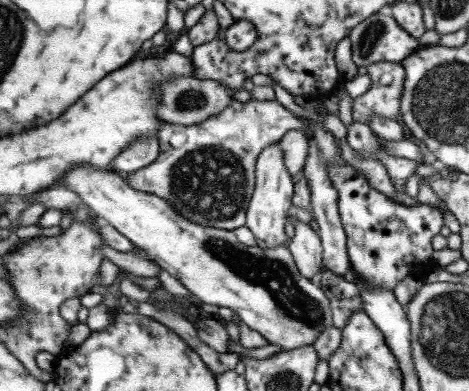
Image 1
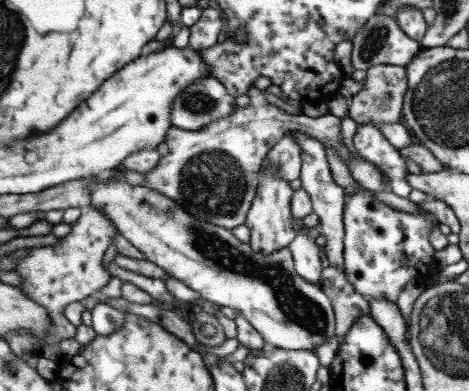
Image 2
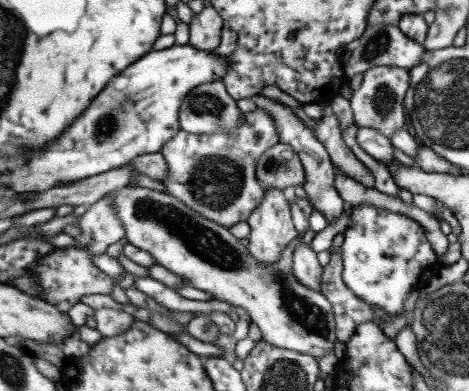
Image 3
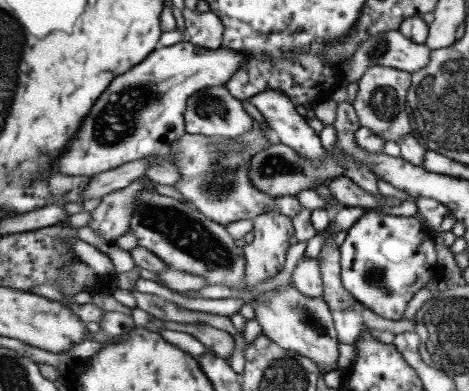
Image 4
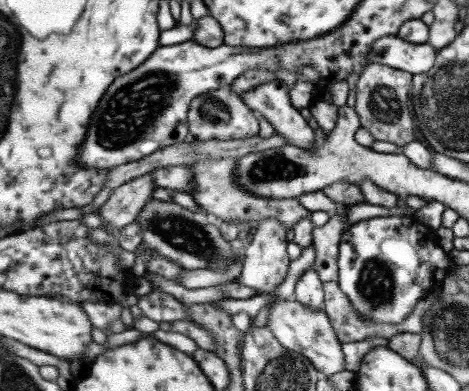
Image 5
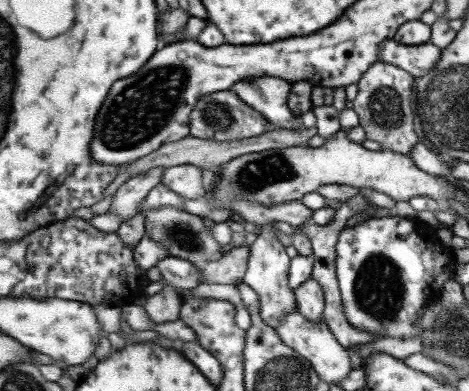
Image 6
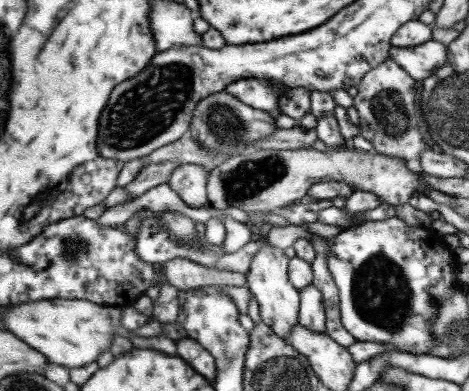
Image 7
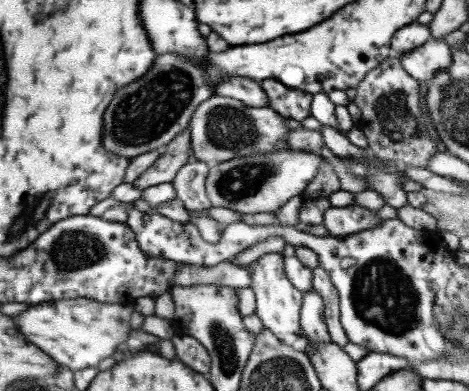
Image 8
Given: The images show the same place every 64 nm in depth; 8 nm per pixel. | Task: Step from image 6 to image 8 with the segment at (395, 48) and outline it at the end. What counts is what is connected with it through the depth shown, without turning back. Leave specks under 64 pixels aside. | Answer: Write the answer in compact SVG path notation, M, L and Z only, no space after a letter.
M431 40L425 46L421 46L419 50L413 50L409 54L401 54L399 56L405 64L405 70L421 80L421 82L431 82L433 76L437 76L437 72L447 70L453 62L451 58L451 46L447 46L443 40Z

